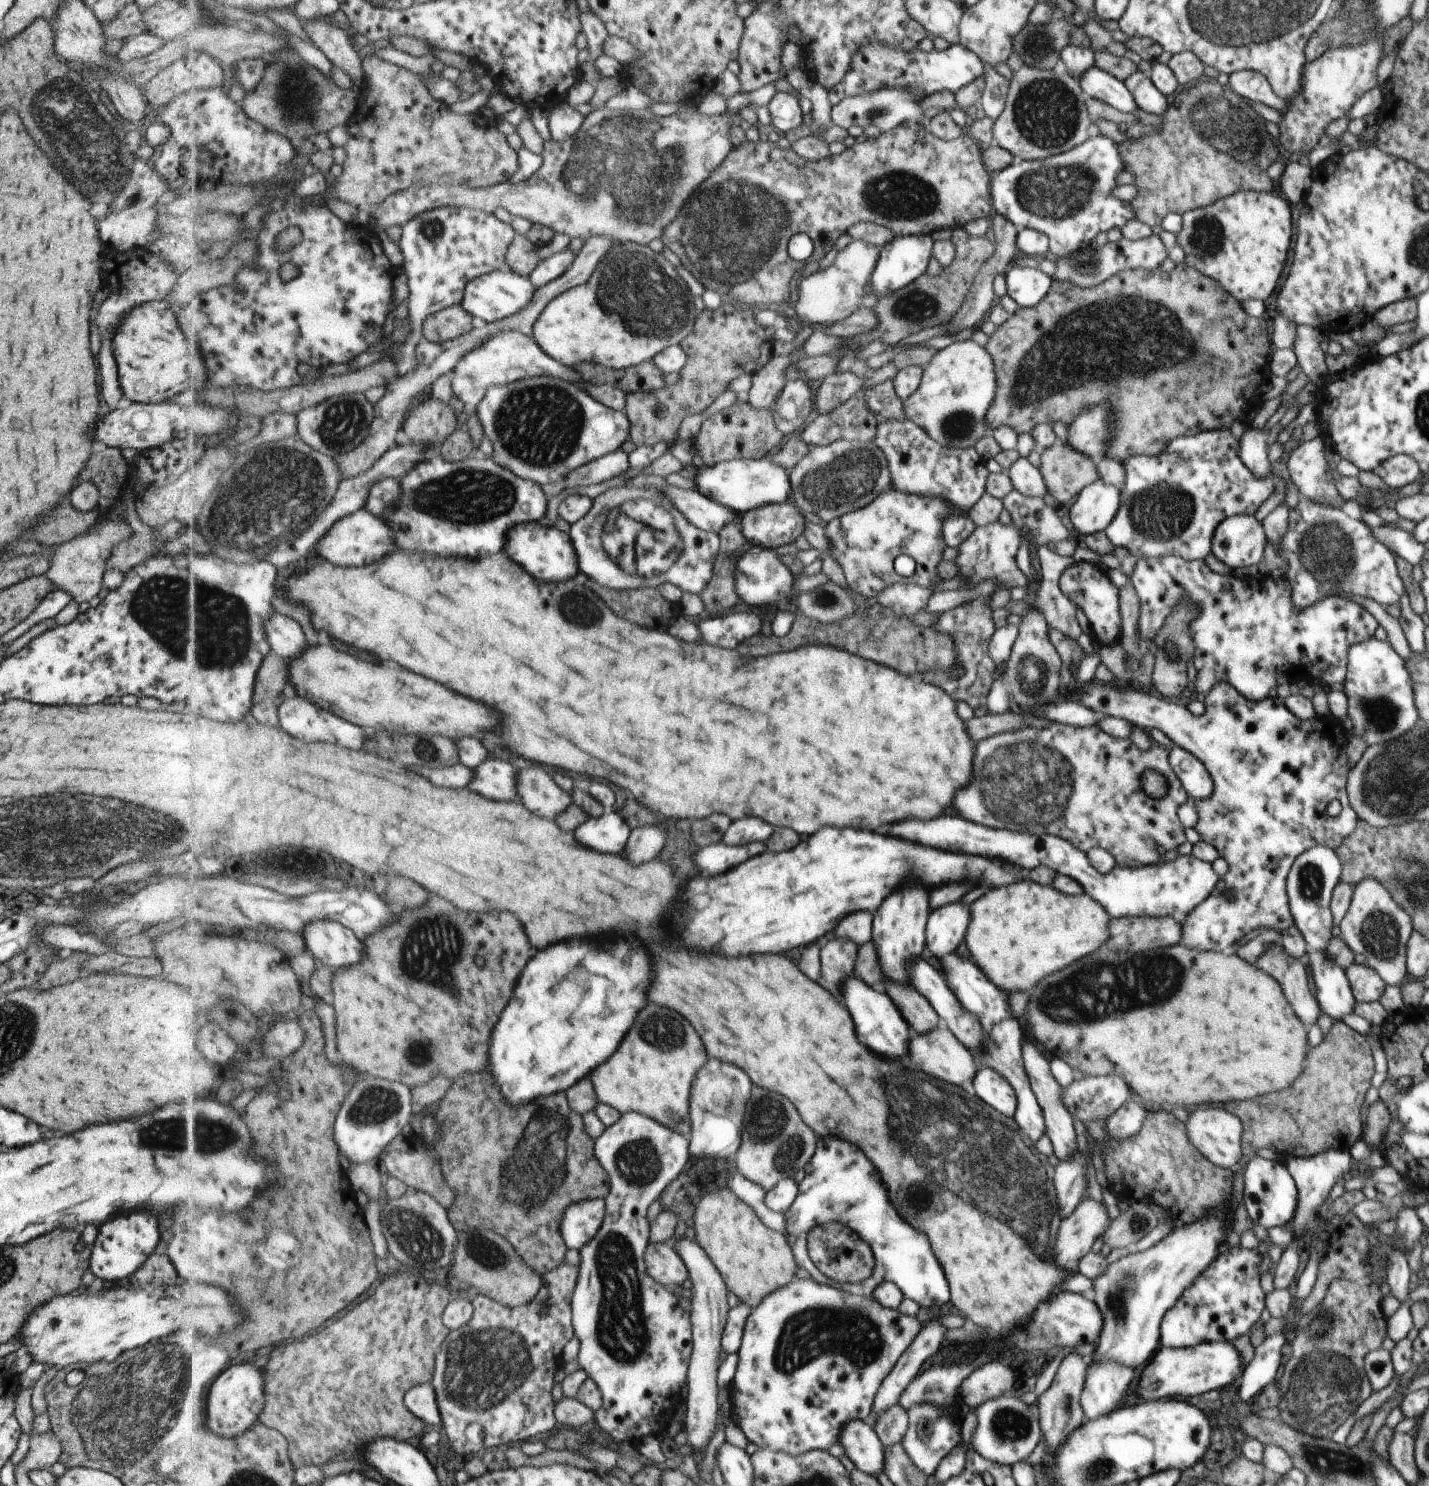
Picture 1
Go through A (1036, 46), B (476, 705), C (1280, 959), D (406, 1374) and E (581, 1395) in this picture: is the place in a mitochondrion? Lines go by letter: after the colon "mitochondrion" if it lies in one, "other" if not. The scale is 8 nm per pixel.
A: mitochondrion
B: other
C: other
D: other
E: other

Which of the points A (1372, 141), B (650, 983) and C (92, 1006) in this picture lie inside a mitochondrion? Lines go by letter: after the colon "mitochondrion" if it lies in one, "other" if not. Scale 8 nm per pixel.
A: other
B: other
C: other

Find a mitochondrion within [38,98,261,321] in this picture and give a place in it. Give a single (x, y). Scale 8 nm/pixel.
(133, 195)

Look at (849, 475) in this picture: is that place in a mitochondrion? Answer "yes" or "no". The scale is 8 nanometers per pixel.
yes

